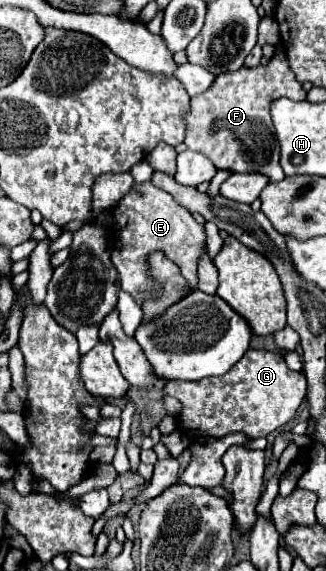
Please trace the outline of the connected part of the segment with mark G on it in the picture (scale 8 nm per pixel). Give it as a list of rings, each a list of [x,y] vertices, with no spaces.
[[[248,349],[226,375],[204,381],[166,381],[162,393],[182,403],[178,430],[189,439],[197,433],[204,437],[224,437],[234,431],[256,439],[266,437],[294,417],[306,397],[306,377],[290,371],[280,353]]]

